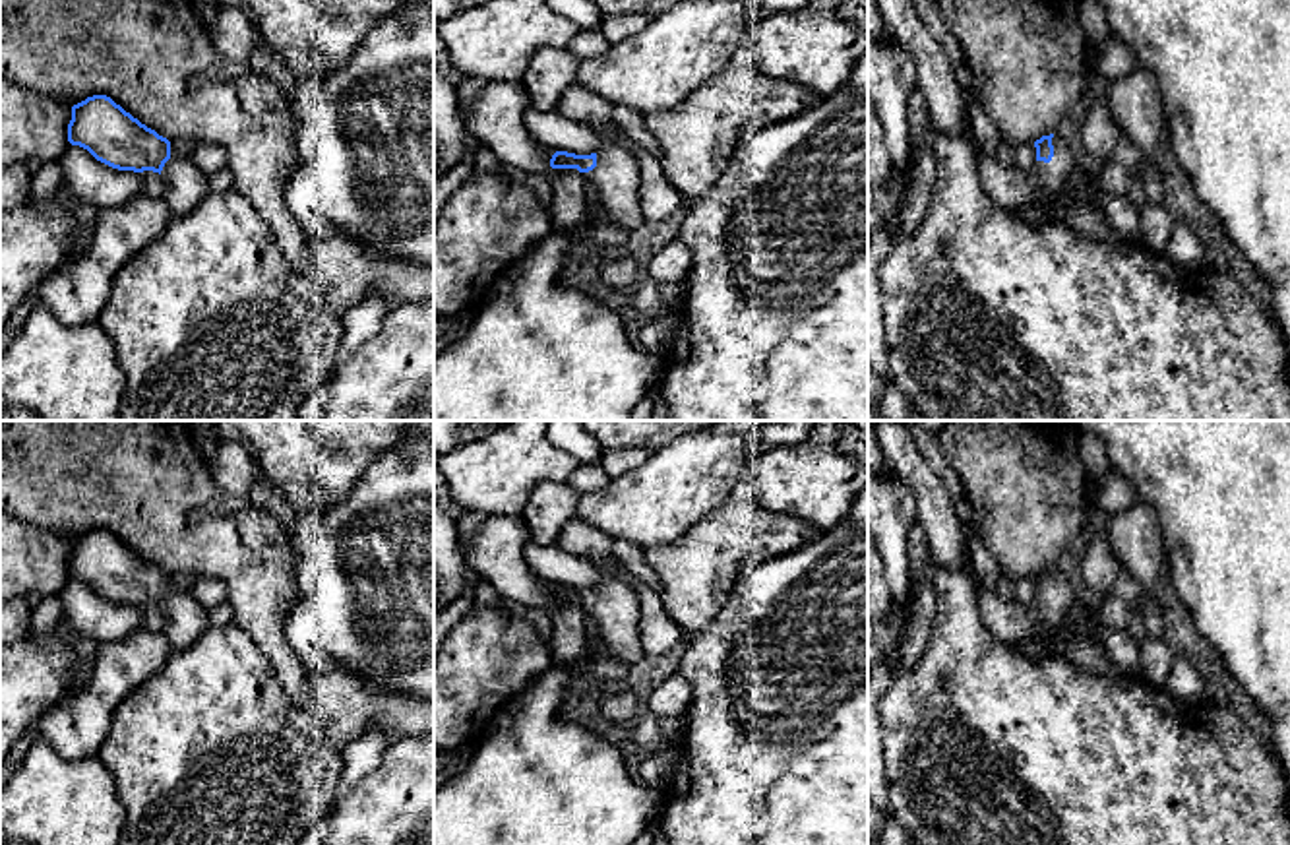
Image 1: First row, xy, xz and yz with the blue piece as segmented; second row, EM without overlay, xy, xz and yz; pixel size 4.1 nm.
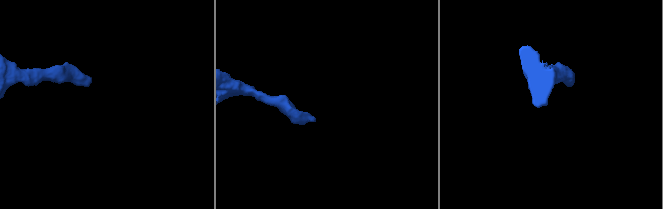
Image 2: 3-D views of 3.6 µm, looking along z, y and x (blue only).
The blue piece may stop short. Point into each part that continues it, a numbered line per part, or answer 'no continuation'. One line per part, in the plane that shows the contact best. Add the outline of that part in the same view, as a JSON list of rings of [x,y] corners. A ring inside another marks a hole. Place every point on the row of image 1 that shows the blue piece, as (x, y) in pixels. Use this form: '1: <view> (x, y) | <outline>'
1: yz (1060, 187) | [[[877,0],[891,37],[916,64],[916,83],[928,101],[936,132],[967,136],[978,155],[978,174],[984,192],[1003,209],[1038,205],[1083,236],[1108,246],[1141,244],[1137,238],[1120,238],[1094,202],[1106,192],[1087,178],[1087,169],[1077,163],[1069,147],[1056,134],[1050,163],[1034,161],[1029,171],[1003,165],[998,157],[984,155],[974,140],[968,112],[961,99],[955,64],[928,31],[914,0]]]

